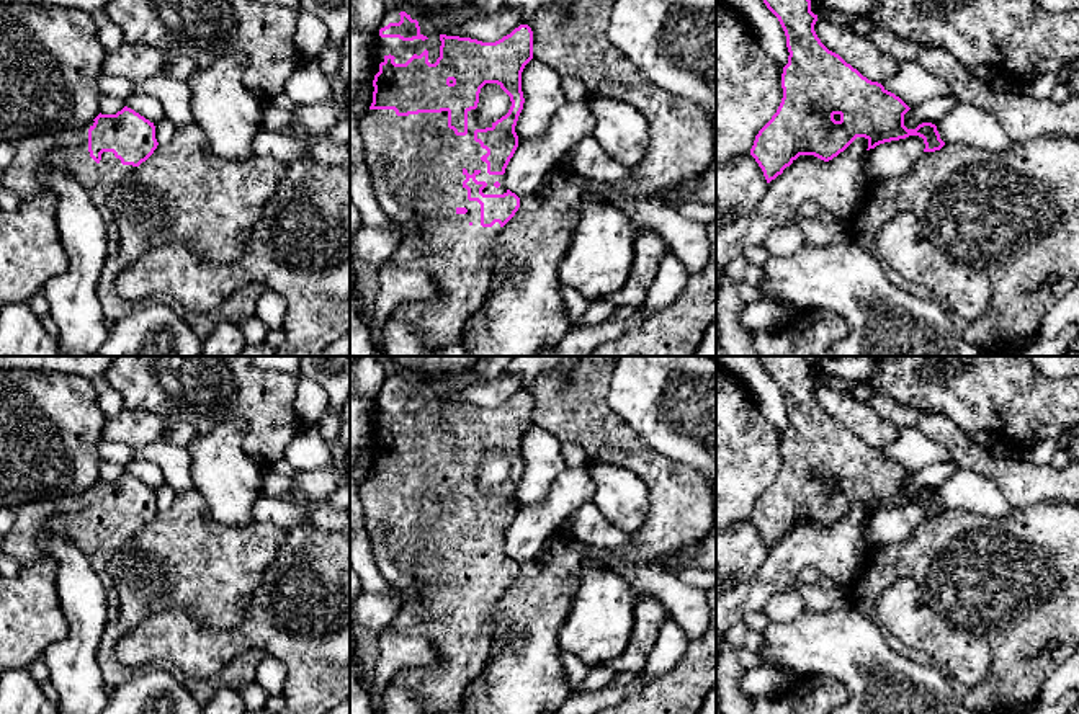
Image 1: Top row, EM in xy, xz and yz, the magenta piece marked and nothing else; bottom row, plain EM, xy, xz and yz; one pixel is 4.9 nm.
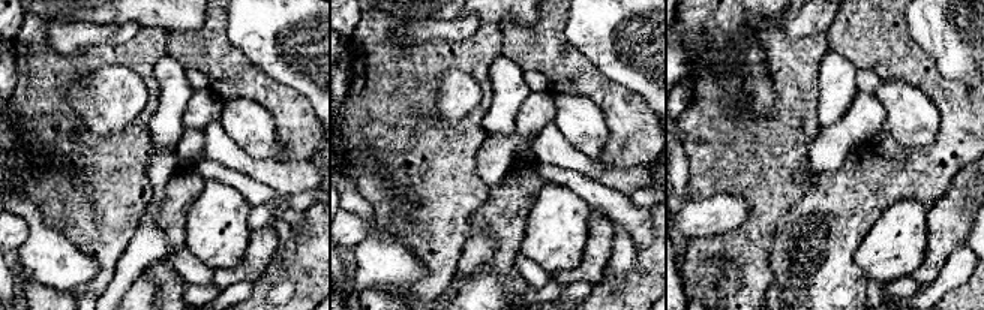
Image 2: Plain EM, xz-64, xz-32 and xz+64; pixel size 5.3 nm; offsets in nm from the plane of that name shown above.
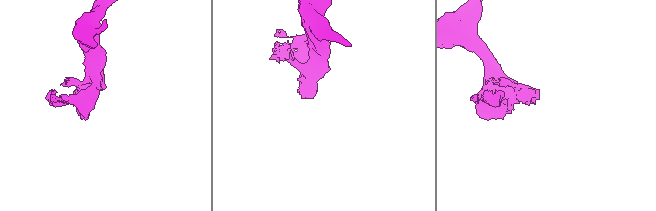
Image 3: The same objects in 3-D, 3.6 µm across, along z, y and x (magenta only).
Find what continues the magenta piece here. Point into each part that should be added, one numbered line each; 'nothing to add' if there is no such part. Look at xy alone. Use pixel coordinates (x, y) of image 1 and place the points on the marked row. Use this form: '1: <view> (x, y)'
1: xy (69, 152)

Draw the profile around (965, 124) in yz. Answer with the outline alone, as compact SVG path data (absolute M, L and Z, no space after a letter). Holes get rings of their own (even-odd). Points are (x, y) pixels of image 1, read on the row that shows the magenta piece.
M960 103L935 126L945 144L969 144L987 152L1001 152L1014 144L989 113L969 105Z

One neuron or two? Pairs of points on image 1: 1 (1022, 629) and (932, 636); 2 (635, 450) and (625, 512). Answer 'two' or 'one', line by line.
1: two
2: two

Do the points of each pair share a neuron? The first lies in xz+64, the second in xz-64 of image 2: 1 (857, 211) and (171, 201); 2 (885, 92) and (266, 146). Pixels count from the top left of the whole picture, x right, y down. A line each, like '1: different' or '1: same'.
1: same
2: same

